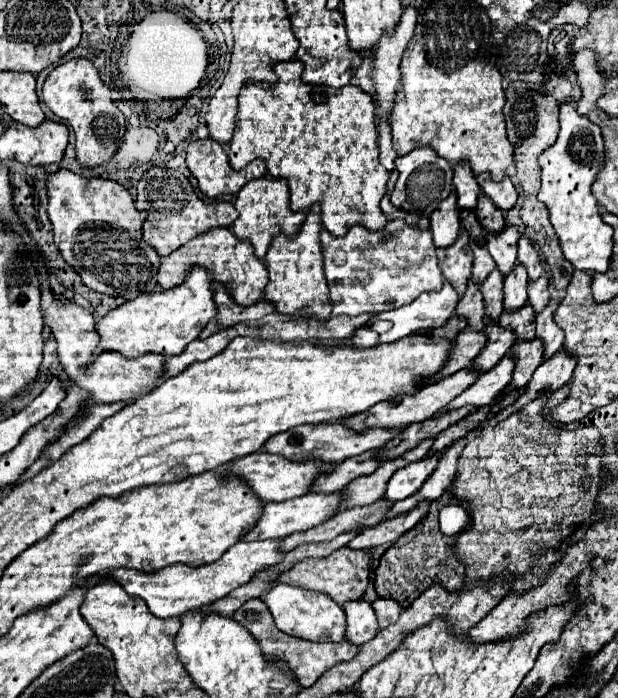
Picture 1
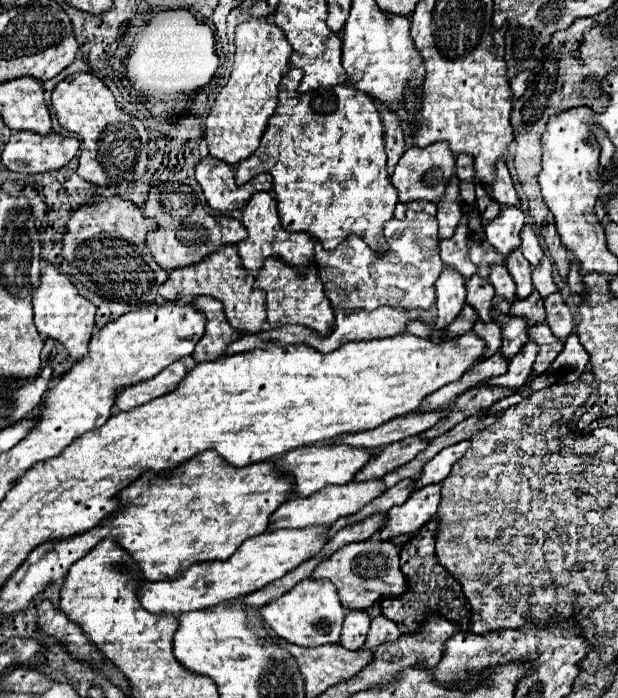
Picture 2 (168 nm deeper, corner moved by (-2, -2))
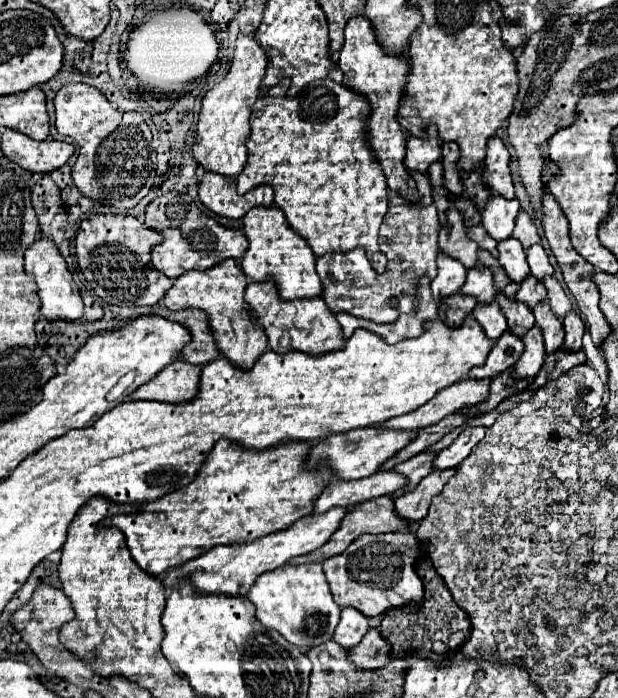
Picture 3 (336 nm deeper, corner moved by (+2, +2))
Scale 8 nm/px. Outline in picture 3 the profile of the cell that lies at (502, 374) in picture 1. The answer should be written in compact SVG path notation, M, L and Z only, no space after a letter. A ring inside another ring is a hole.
M538 326L530 328L528 334L522 338L524 340L524 354L520 356L520 360L514 364L512 372L516 378L530 378L536 376L544 364L544 356L546 356L546 348L544 348L544 338L542 332L538 330Z

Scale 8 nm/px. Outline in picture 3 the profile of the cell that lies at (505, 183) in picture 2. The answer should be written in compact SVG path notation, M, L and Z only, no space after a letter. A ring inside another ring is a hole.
M492 136L488 140L488 152L484 164L486 164L484 168L486 186L492 192L502 194L504 198L510 200L514 196L514 184L510 174L510 152L506 150L504 142L498 136Z

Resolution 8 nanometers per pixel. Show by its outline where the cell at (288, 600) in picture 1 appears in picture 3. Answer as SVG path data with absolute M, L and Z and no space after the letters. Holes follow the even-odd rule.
M284 564L268 574L260 574L246 598L256 608L256 618L264 626L278 630L288 642L300 648L320 646L334 636L334 628L340 618L340 606L334 602L322 564Z

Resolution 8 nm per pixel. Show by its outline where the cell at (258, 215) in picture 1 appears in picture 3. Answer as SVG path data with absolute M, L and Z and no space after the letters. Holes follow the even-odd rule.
M260 206L260 210L250 210L244 216L244 234L250 246L242 258L242 270L252 282L272 280L282 300L322 296L322 282L316 274L316 256L308 242L290 228L280 208Z

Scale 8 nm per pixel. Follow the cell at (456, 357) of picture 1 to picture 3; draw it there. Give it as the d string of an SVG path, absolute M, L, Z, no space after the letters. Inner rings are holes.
M492 302L492 304L478 304L472 314L482 324L486 336L492 338L492 340L500 338L500 334L504 334L506 328L508 328L506 326L506 318L504 318L504 314L502 314L502 310L500 310L500 306L496 302Z

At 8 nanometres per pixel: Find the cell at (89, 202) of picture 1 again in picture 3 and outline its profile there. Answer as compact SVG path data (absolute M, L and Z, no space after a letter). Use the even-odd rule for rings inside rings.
M94 214L82 220L76 236L76 258L92 294L108 306L158 304L168 292L168 286L172 286L172 280L164 278L164 274L160 274L150 264L150 252L160 242L160 232L148 230L134 216Z

